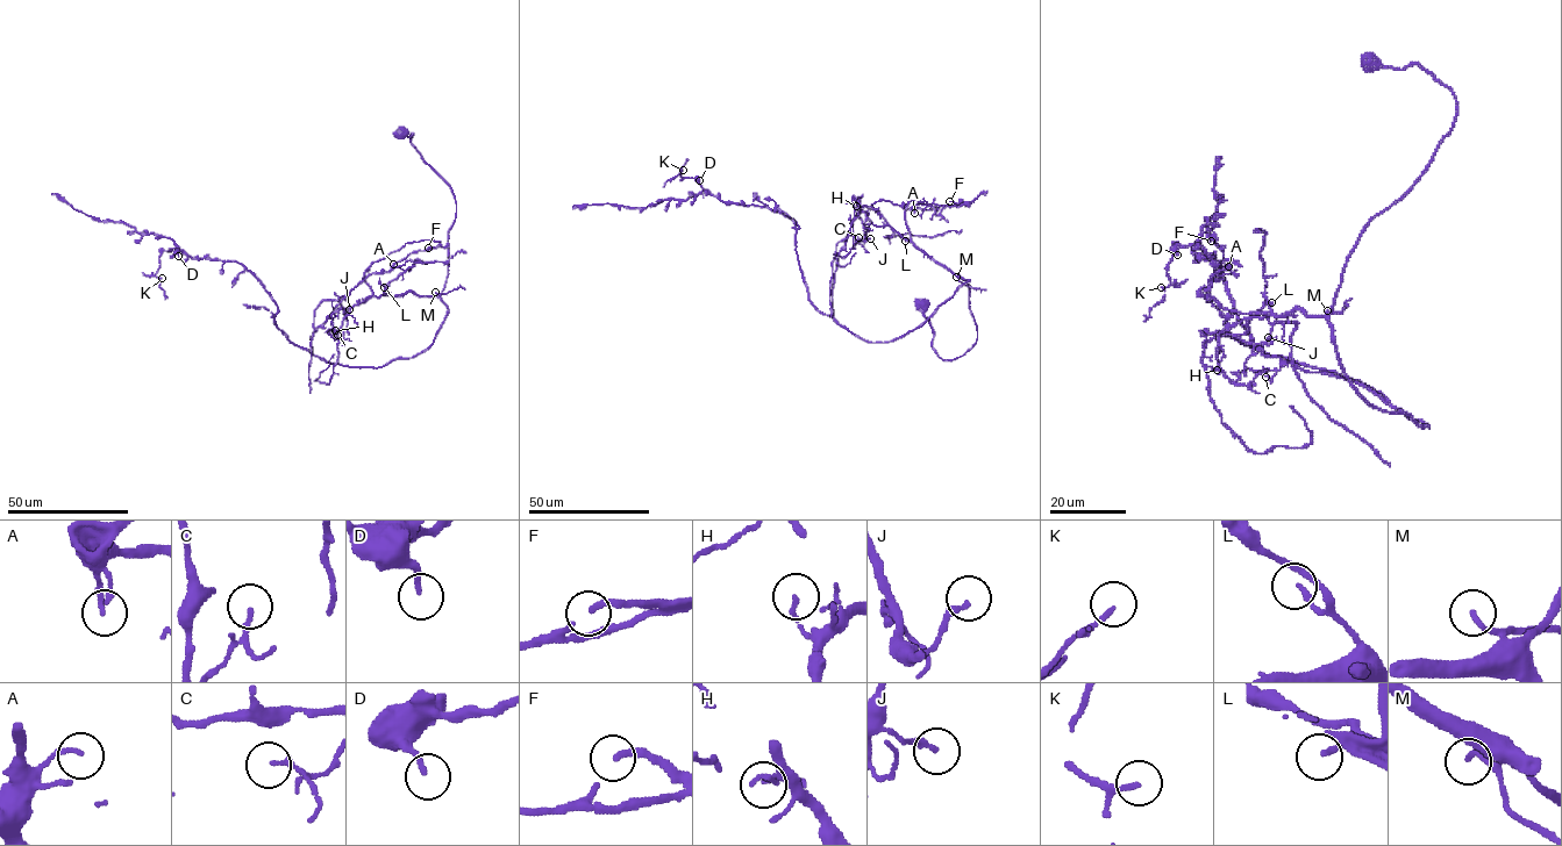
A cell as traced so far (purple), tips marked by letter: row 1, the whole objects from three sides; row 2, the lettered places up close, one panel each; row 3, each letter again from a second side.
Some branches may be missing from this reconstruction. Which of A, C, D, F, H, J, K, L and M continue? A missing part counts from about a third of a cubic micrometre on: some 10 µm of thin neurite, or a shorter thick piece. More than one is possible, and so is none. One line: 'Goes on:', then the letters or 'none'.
Goes on: none

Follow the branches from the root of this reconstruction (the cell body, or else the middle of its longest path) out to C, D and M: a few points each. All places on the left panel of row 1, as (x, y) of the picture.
C: (401, 134), (413, 134), (455, 198), (444, 288), (366, 298), (336, 338), (329, 330), (337, 335)
D: (401, 134), (456, 209), (447, 314), (414, 356), (328, 363), (277, 327), (276, 302), (242, 265), (178, 256)
M: (401, 134), (413, 134), (411, 143), (455, 200), (448, 275), (443, 291), (435, 292)

